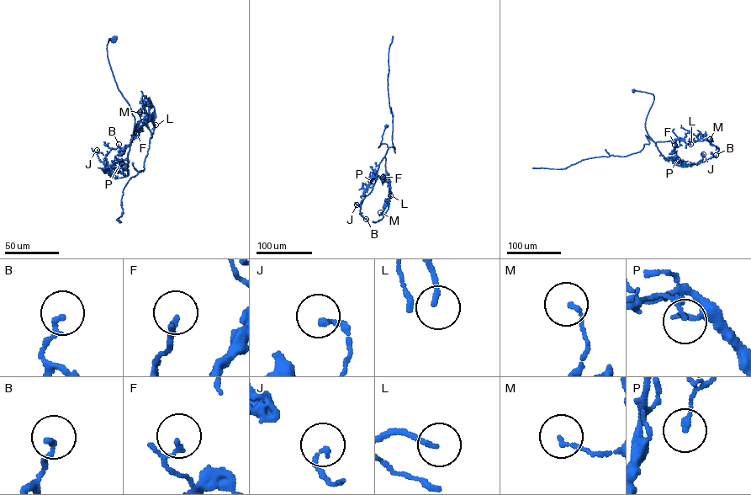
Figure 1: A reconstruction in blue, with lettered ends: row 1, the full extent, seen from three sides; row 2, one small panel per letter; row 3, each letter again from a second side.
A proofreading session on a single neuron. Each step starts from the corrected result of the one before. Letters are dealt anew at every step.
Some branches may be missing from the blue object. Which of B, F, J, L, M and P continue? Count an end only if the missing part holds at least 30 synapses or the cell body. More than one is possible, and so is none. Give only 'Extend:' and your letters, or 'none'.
Extend: L

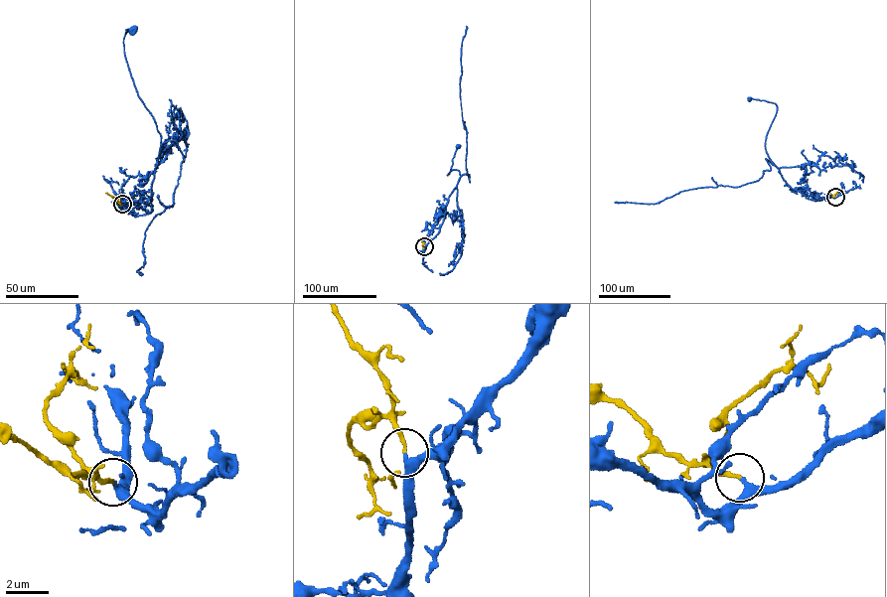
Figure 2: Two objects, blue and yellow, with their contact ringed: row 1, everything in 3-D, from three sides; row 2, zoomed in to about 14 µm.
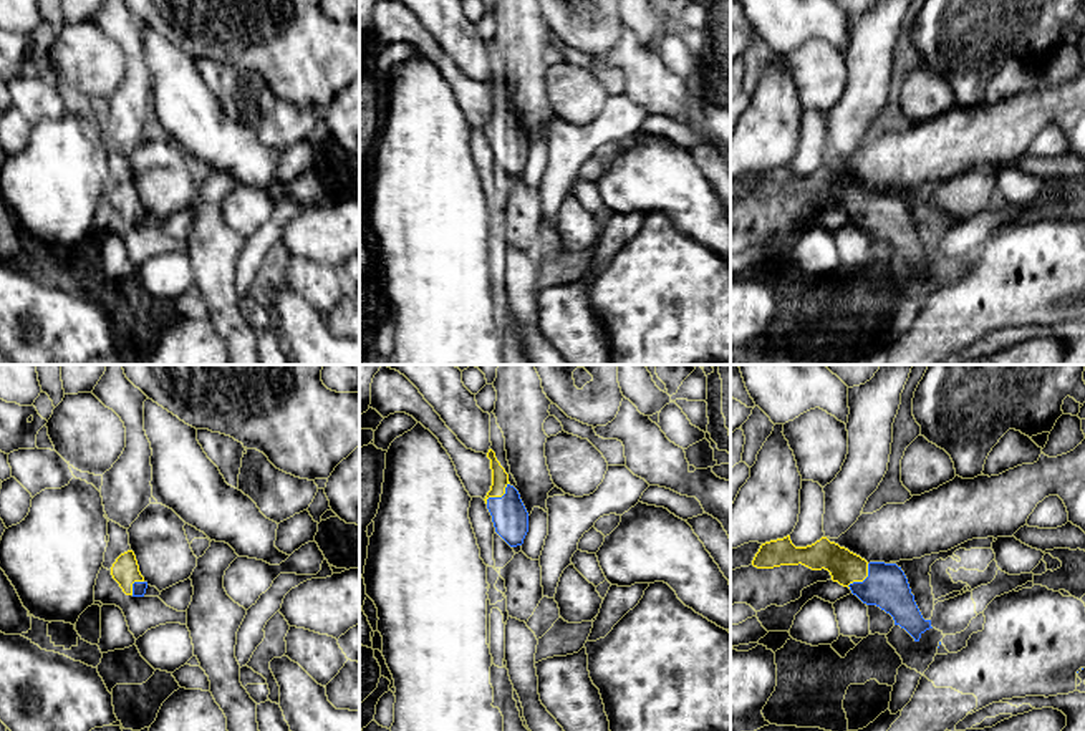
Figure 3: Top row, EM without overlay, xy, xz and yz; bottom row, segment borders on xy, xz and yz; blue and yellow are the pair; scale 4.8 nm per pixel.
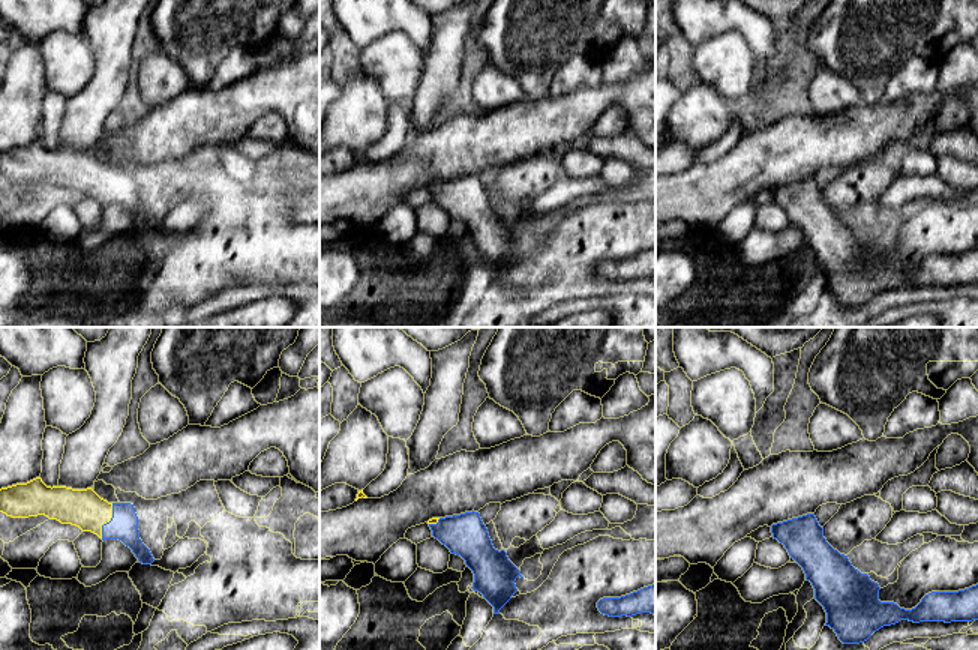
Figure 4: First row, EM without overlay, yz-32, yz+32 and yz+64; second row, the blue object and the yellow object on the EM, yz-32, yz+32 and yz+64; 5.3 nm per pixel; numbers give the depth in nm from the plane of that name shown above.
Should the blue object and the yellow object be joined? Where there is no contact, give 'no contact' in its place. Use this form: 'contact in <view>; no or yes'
contact in yz; yes

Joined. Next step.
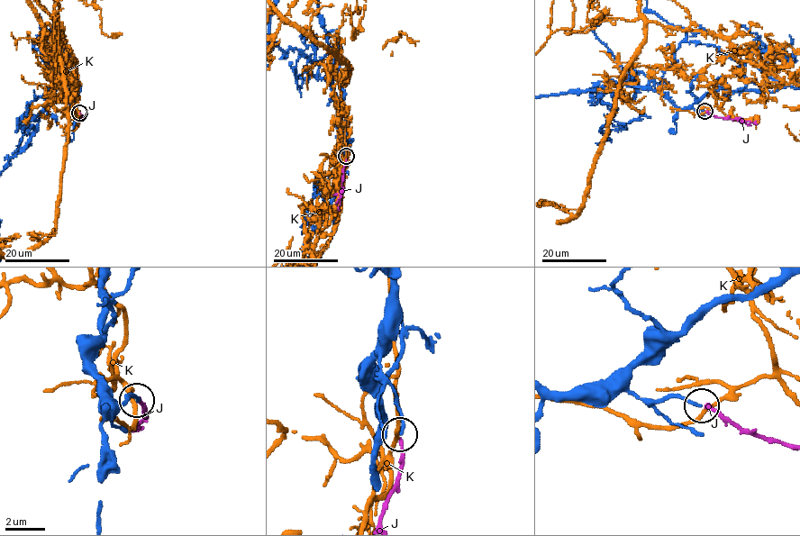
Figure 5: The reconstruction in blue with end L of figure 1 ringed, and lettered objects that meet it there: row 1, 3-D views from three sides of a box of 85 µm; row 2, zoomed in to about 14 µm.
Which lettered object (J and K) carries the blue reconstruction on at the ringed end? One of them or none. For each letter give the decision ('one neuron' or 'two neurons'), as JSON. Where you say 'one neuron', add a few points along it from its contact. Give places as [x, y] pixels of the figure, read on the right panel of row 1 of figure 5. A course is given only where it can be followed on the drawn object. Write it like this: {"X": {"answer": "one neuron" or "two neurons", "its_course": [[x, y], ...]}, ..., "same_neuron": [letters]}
{"J": {"answer": "one neuron", "its_course": [[704, 110], [731, 120], [753, 122], [759, 119]]}, "K": {"answer": "two neurons"}, "same_neuron": ["J"]}

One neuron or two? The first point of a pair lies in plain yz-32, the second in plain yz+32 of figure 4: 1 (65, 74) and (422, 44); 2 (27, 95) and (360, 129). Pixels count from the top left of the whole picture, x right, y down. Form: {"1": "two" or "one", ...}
{"1": "two", "2": "one"}

